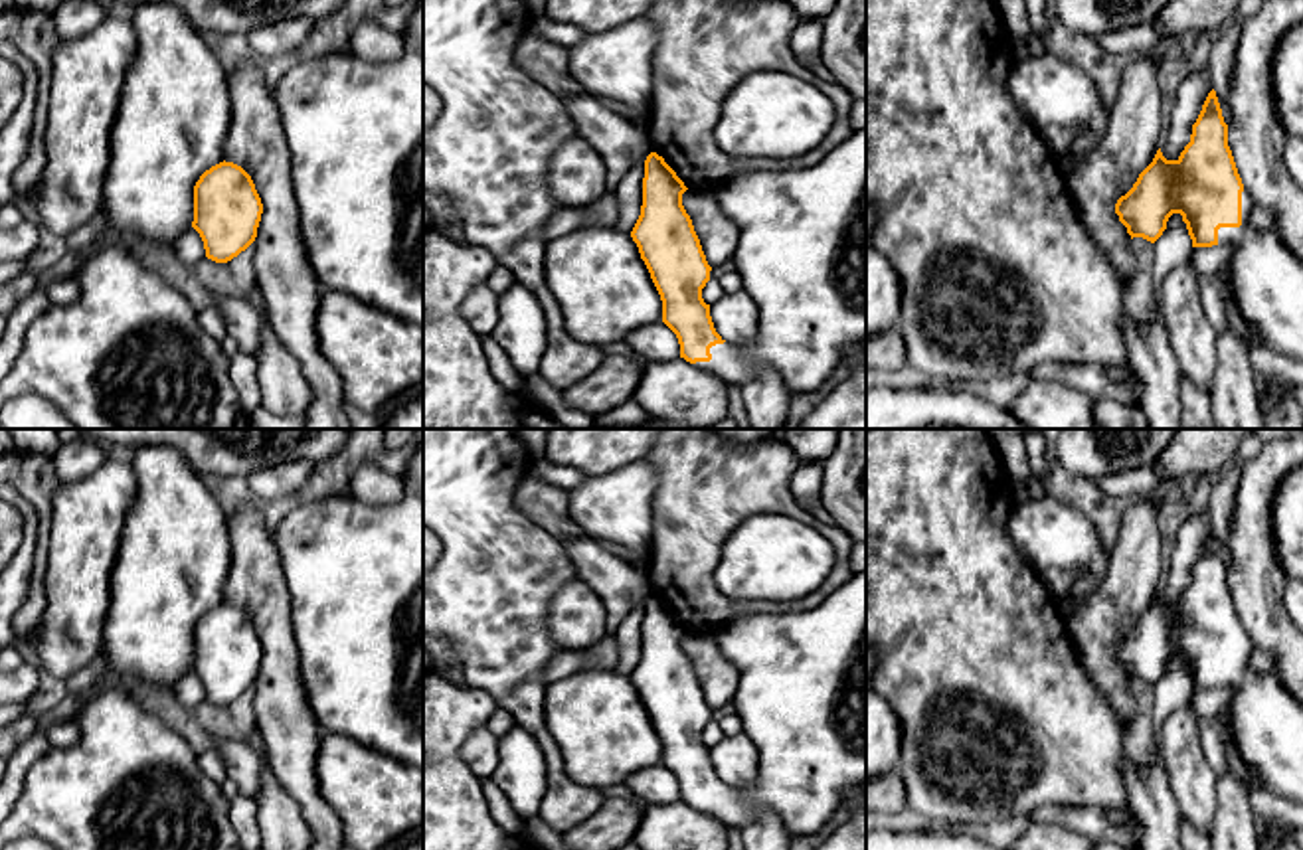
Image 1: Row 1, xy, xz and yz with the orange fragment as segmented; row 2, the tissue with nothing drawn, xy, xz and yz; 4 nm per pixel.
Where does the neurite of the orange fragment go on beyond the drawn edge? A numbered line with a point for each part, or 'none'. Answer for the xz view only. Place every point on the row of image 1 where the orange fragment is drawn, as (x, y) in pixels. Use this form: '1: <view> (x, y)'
1: xz (801, 252)

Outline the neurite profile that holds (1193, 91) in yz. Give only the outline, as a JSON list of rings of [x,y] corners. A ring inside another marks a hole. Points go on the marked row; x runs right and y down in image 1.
[[[1210,65],[1200,73],[1184,77],[1176,91],[1171,127],[1161,140],[1161,152],[1167,160],[1178,160],[1184,146],[1190,142],[1192,125],[1196,123],[1208,93],[1214,89]]]

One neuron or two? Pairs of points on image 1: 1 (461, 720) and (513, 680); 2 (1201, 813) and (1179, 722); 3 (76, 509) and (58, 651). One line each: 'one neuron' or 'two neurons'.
1: two neurons
2: one neuron
3: one neuron

